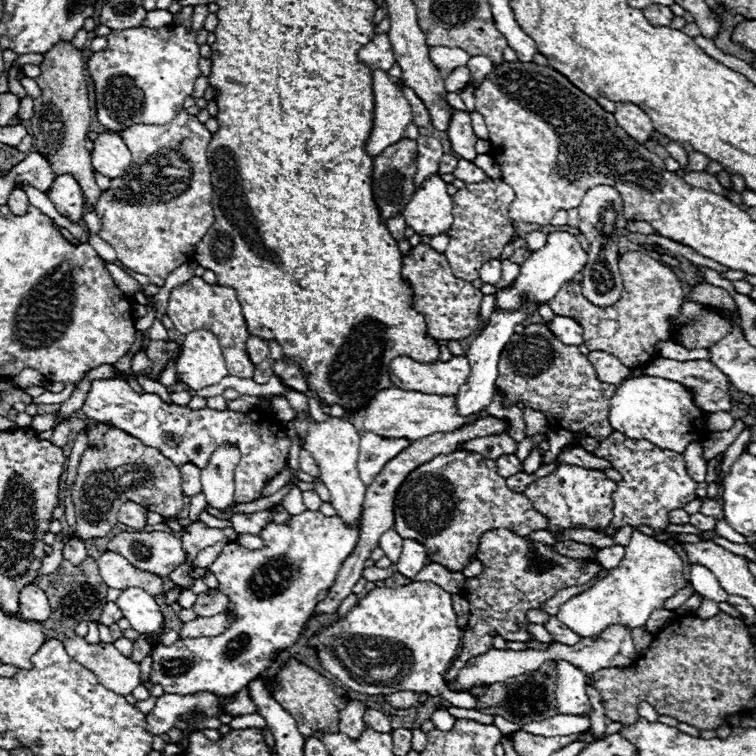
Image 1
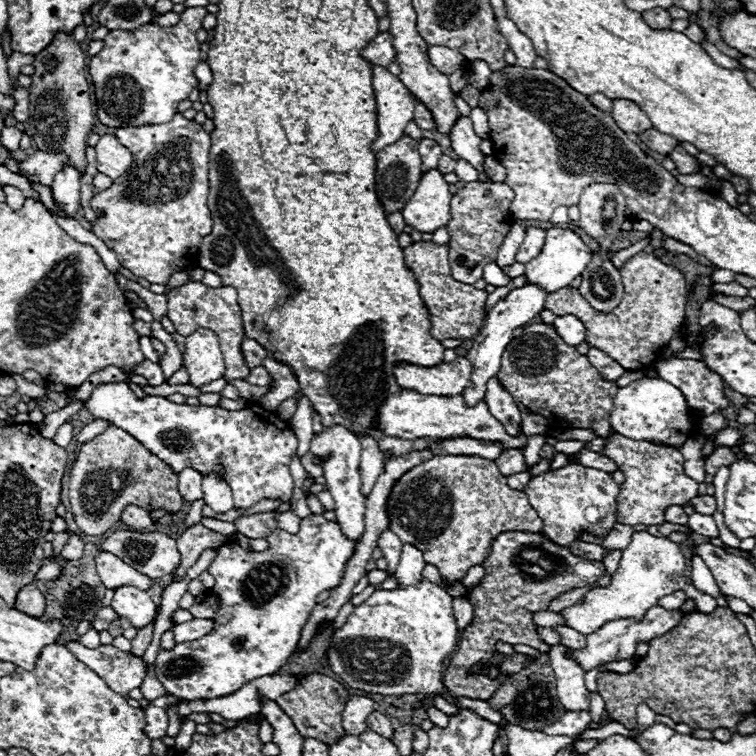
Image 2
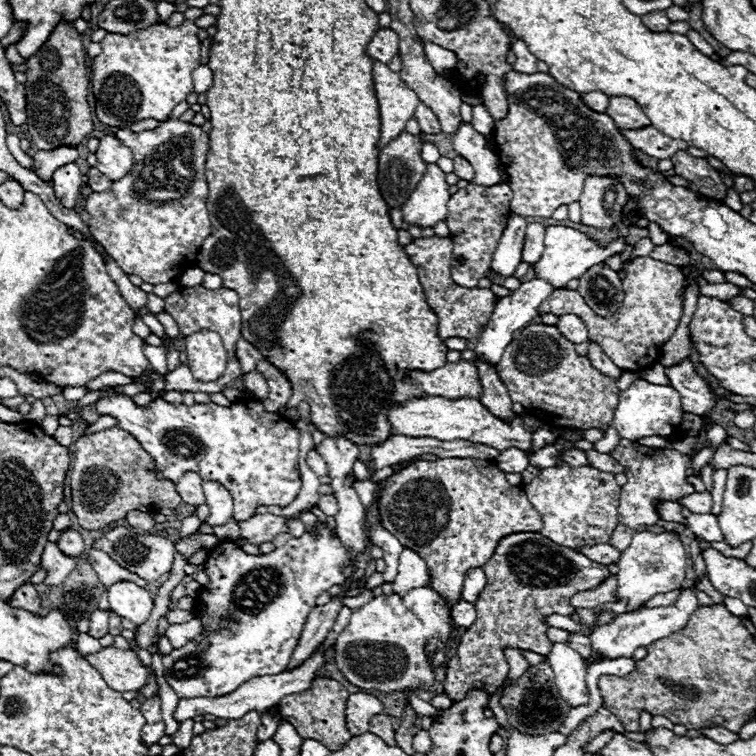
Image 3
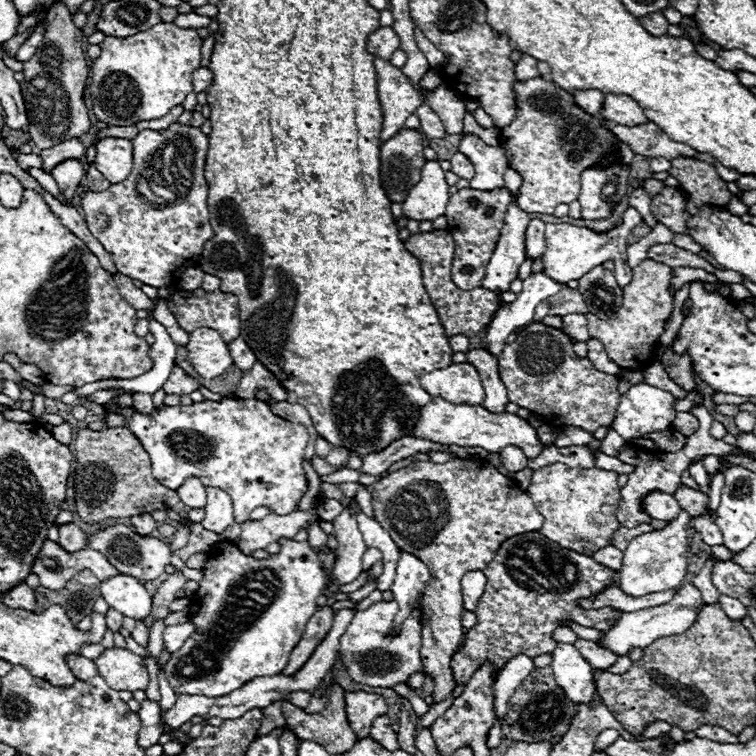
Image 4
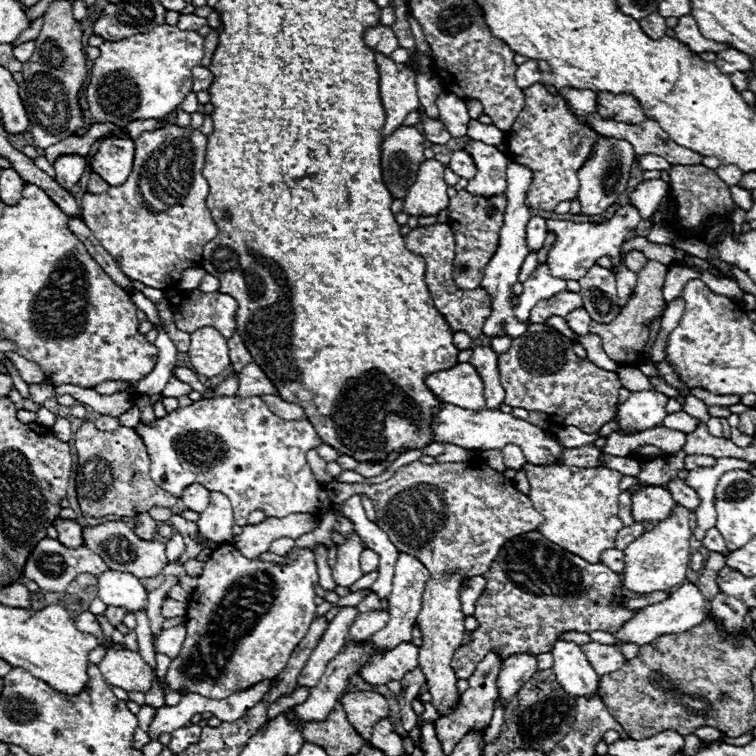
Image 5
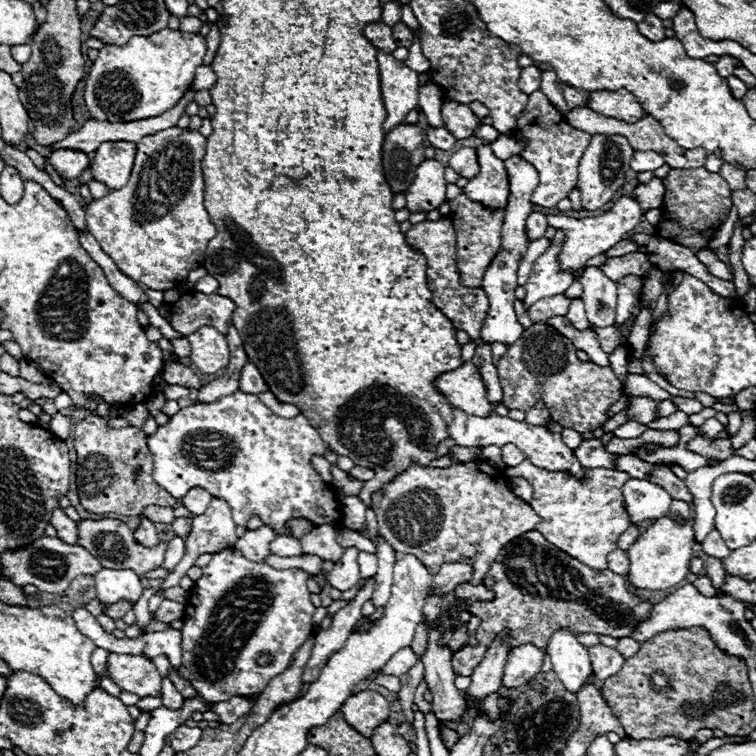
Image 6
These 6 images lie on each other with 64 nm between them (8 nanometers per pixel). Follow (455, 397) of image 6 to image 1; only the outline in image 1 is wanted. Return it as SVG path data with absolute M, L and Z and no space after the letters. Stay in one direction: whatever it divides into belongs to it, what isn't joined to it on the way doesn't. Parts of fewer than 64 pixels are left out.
M454 356L448 362L418 364L410 358L394 358L390 366L390 380L402 390L414 390L424 394L458 394L460 386L466 384L470 364L464 356Z

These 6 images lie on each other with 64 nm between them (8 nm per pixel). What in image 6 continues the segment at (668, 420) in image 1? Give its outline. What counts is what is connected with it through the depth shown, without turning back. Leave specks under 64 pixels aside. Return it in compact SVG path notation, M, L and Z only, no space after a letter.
M634 396L632 398L632 406L630 406L628 412L630 412L630 418L632 420L636 420L640 424L648 424L648 422L656 420L654 418L656 406L658 406L658 402L654 402L650 398L638 398L638 396Z

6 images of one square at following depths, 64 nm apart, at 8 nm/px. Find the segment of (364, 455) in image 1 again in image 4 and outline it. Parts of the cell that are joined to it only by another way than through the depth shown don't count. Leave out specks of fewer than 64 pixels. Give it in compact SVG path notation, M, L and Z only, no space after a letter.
M360 488L360 490L356 492L356 500L358 500L358 504L360 504L362 512L364 512L366 516L374 518L374 510L372 510L372 496L370 496L370 492L368 492L368 490L364 490L364 488Z

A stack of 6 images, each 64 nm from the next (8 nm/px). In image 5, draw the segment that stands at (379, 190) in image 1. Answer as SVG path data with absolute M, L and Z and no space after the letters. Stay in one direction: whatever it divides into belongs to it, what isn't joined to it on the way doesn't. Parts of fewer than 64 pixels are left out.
M402 126L384 138L384 142L382 142L382 174L384 174L386 188L390 190L390 194L394 198L406 196L408 188L416 180L414 174L418 172L418 166L422 164L422 160L426 160L424 158L424 134L418 128Z

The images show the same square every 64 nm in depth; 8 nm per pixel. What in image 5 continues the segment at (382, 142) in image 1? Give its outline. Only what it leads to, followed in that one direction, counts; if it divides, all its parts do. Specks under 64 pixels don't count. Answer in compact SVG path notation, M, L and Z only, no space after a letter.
M380 52L376 54L376 64L380 72L380 98L386 110L382 136L388 136L402 126L406 114L420 108L416 96L416 74L408 70L406 64L398 64Z

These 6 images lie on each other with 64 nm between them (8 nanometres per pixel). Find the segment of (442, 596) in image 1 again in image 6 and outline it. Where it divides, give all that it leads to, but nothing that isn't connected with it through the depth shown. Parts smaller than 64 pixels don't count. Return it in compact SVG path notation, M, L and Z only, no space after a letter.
M402 648L402 652L396 652L396 654L388 660L388 664L380 670L380 674L384 672L384 674L400 676L400 674L408 672L414 664L416 664L416 656L414 656L414 652L412 652L410 648Z

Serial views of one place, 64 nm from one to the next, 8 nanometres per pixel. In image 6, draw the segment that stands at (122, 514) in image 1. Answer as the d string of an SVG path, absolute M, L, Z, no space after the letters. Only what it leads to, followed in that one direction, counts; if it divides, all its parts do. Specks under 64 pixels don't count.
M144 516L140 518L140 526L136 528L134 538L138 540L138 544L142 544L142 546L146 546L146 548L154 548L154 546L160 542L154 522L150 522L150 520L144 518Z

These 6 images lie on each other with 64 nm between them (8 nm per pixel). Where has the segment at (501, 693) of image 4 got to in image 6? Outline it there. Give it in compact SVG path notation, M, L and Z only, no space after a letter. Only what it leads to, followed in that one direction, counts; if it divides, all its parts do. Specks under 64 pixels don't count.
M522 644L514 648L508 656L502 684L506 688L516 688L526 684L534 674L540 672L540 666L544 662L544 650L536 648L534 644Z

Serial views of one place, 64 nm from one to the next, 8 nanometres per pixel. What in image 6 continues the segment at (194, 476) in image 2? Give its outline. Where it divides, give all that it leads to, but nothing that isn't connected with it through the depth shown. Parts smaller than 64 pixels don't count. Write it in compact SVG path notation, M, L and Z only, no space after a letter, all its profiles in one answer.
M192 488L192 490L182 498L182 504L184 504L194 516L198 516L198 514L206 512L210 500L212 500L212 496L210 496L204 488Z

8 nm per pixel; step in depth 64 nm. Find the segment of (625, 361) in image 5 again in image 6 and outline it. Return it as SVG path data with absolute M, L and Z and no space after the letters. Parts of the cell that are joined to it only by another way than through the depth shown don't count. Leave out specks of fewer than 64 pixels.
M610 326L610 328L594 328L594 332L600 336L600 346L602 346L602 350L606 354L610 354L616 348L616 344L620 342L620 332L614 326Z

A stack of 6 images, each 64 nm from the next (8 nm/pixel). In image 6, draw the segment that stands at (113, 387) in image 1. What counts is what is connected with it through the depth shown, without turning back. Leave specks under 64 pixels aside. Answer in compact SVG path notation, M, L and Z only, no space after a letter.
M236 390L234 394L222 396L212 404L192 404L182 408L170 418L166 426L160 426L154 436L148 436L150 450L154 452L154 480L162 484L174 498L184 498L190 488L204 488L216 498L230 504L234 522L246 526L252 516L258 516L276 534L290 536L286 522L292 518L306 518L314 528L330 524L332 512L336 510L336 528L342 528L340 502L328 482L312 466L312 456L326 456L330 446L320 438L318 430L302 414L294 418L276 416L264 406L256 394Z

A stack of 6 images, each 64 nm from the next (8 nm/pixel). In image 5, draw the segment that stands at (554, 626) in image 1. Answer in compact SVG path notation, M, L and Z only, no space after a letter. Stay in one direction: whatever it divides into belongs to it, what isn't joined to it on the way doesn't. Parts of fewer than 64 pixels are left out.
M590 642L582 646L582 652L586 652L586 658L590 660L598 676L620 670L626 664L626 658L622 656L622 652L616 646L604 646L598 642Z

